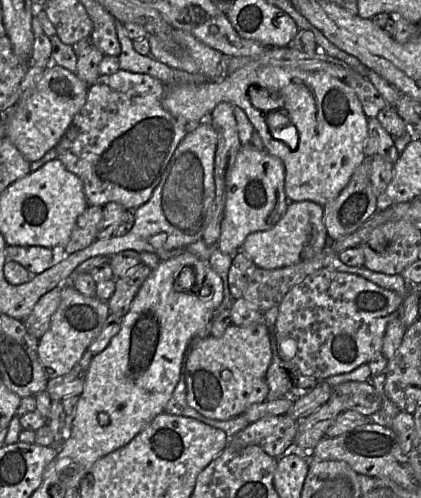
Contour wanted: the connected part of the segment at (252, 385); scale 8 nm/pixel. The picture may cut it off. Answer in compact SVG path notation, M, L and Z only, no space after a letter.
M231 324L220 337L196 339L185 363L188 405L206 418L225 421L243 414L252 404L264 402L269 393L266 372L272 357L265 324Z

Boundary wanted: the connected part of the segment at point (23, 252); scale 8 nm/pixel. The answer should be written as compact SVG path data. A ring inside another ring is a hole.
M7 245L5 255L7 260L21 264L31 275L40 274L54 264L53 251L47 247Z

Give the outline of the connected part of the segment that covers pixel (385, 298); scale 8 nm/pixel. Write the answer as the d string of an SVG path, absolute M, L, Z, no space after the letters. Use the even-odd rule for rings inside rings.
M323 268L294 285L278 306L275 322L280 358L297 367L302 375L325 380L348 373L382 356L383 337L391 314L398 311L404 298L356 274Z

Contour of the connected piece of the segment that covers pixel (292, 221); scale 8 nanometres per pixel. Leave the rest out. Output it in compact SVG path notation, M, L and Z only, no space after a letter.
M299 201L289 202L285 212L272 228L249 234L240 250L256 267L272 270L311 259L326 246L327 230L324 225L323 206L311 201Z

